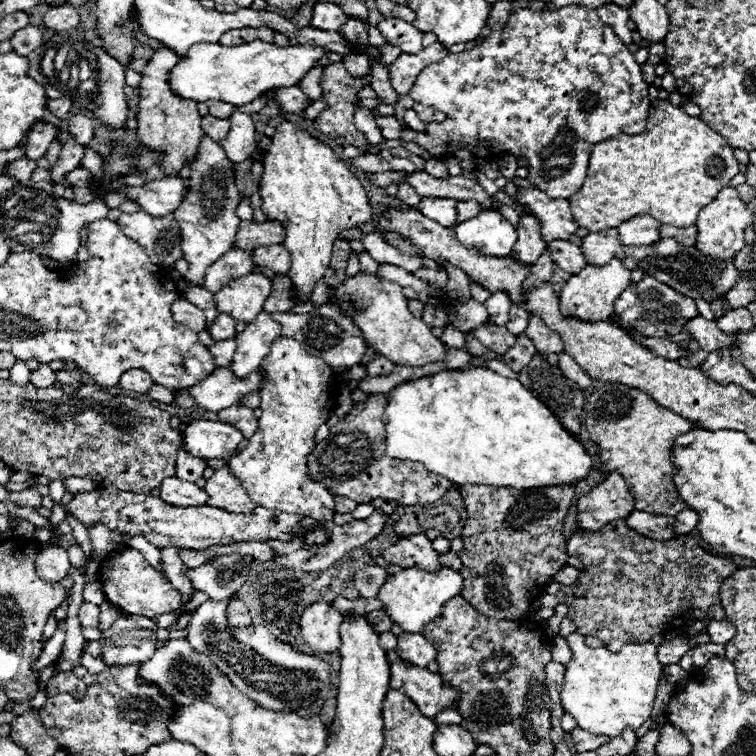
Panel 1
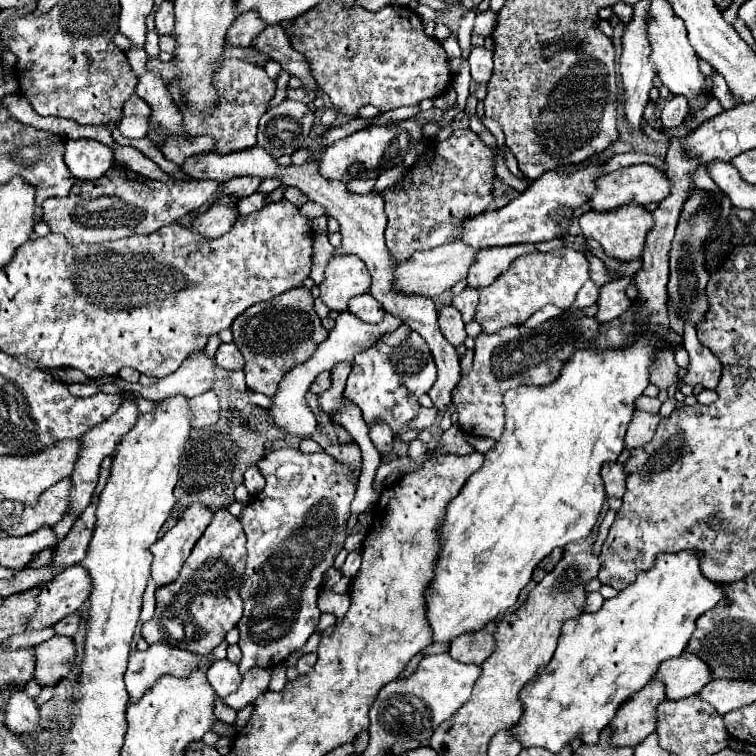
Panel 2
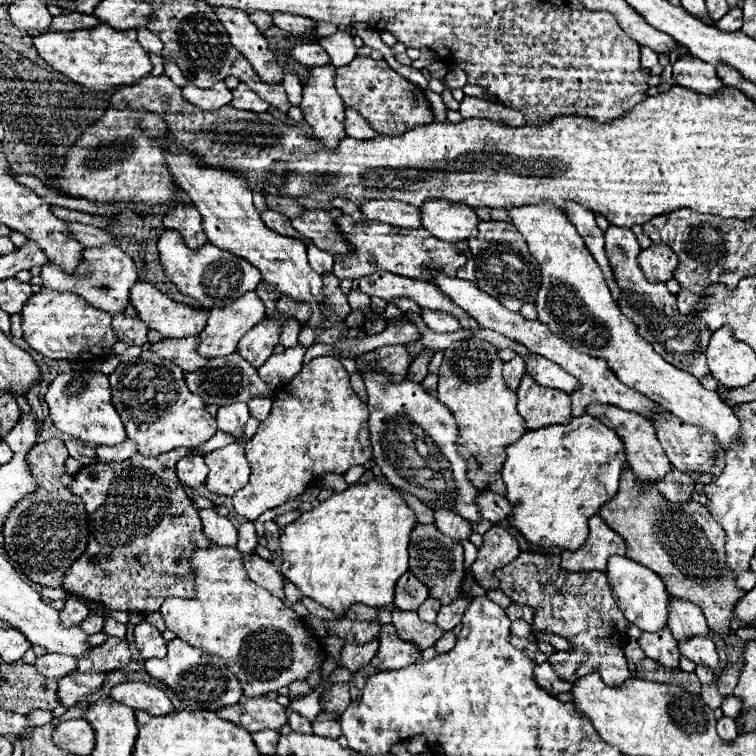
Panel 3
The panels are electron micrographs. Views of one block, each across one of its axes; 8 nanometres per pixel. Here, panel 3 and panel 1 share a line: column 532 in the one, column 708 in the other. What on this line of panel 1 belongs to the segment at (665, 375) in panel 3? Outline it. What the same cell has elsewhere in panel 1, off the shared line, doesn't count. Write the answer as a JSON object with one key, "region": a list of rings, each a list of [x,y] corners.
{"region":[[[730,186],[722,188],[722,192],[718,192],[718,196],[706,208],[702,208],[696,220],[696,228],[698,228],[696,248],[700,250],[702,256],[720,258],[720,260],[734,258],[744,248],[744,230],[752,224],[752,218],[754,214],[738,198],[736,188],[730,188]]]}

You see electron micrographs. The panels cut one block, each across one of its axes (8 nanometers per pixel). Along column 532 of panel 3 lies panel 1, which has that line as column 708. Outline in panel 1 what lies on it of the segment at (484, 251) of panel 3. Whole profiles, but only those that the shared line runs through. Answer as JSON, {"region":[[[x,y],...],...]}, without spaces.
{"region":[[[662,238],[648,246],[626,246],[624,254],[626,254],[624,266],[630,270],[632,282],[642,280],[644,274],[652,274],[656,280],[666,282],[670,288],[674,288],[694,300],[702,298],[702,300],[710,302],[714,298],[720,298],[738,280],[738,270],[734,268],[734,260],[722,262],[722,260],[704,258],[698,254],[698,250],[694,246],[690,246],[690,248],[680,246],[674,238]]]}

